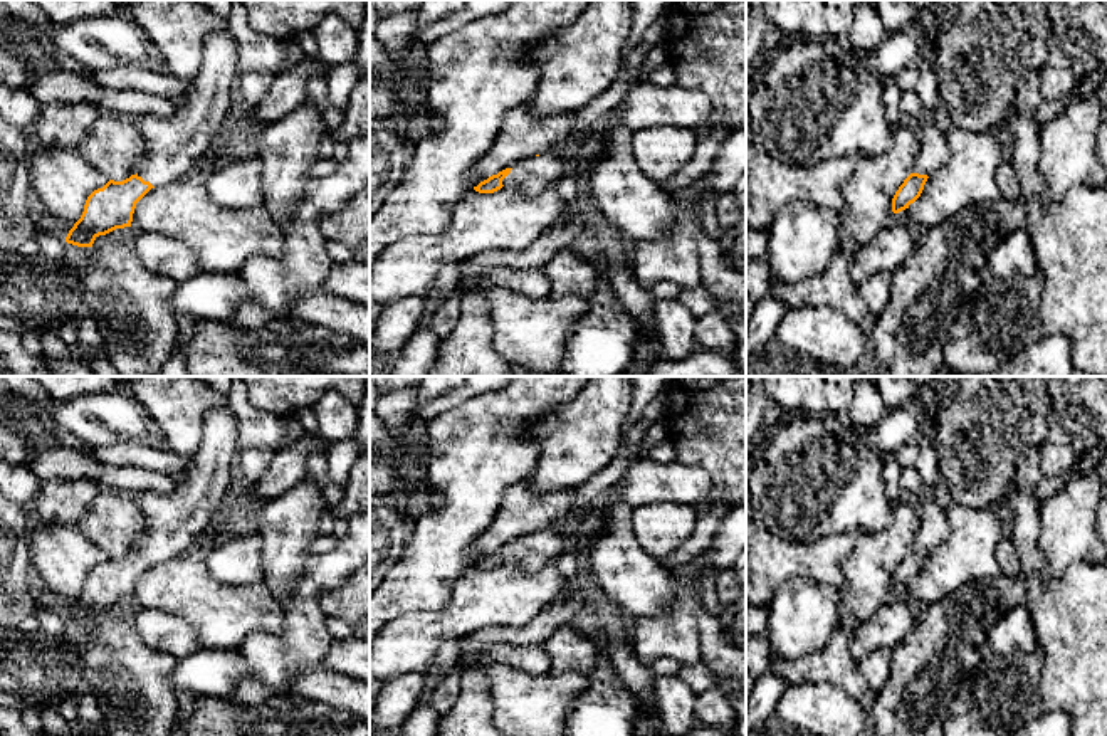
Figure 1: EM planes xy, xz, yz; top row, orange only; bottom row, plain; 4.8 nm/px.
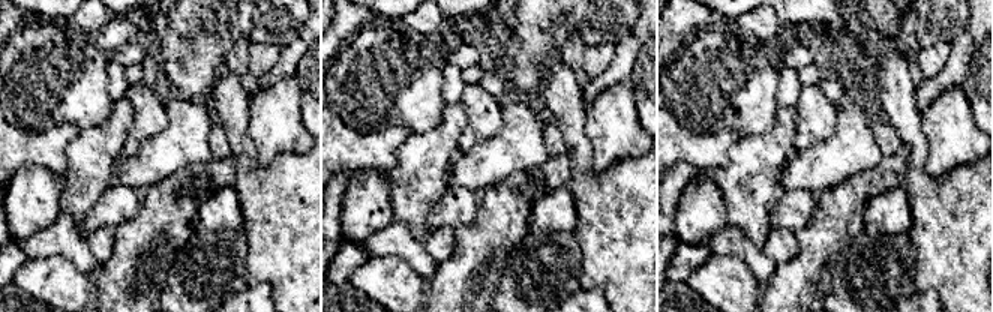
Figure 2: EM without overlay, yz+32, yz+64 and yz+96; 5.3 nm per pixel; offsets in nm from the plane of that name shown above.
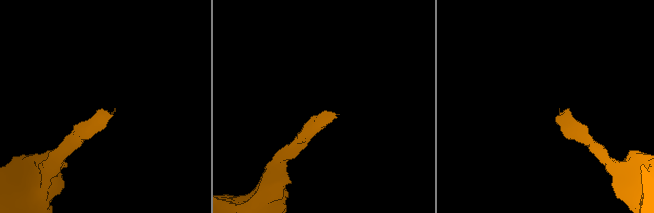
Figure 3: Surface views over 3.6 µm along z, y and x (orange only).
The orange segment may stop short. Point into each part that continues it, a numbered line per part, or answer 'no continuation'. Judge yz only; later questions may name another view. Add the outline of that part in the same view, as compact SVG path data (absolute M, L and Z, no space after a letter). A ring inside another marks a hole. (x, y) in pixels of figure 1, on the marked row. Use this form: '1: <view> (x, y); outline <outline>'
1: yz (933, 153); outline M921 114L905 118L905 124L921 138L912 173L931 175L946 163L949 150L946 124L941 119Z

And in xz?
1: xz (531, 175); outline M556 150L541 153L517 161L502 185L514 188L524 195L536 195L554 185L559 178L573 173L573 163L561 156Z

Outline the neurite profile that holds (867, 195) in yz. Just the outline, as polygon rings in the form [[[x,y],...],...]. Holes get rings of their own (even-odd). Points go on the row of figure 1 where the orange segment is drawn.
[[[905,123],[894,129],[889,151],[858,161],[853,175],[842,185],[838,252],[853,259],[874,237],[892,223],[892,198],[912,173],[921,138]]]

